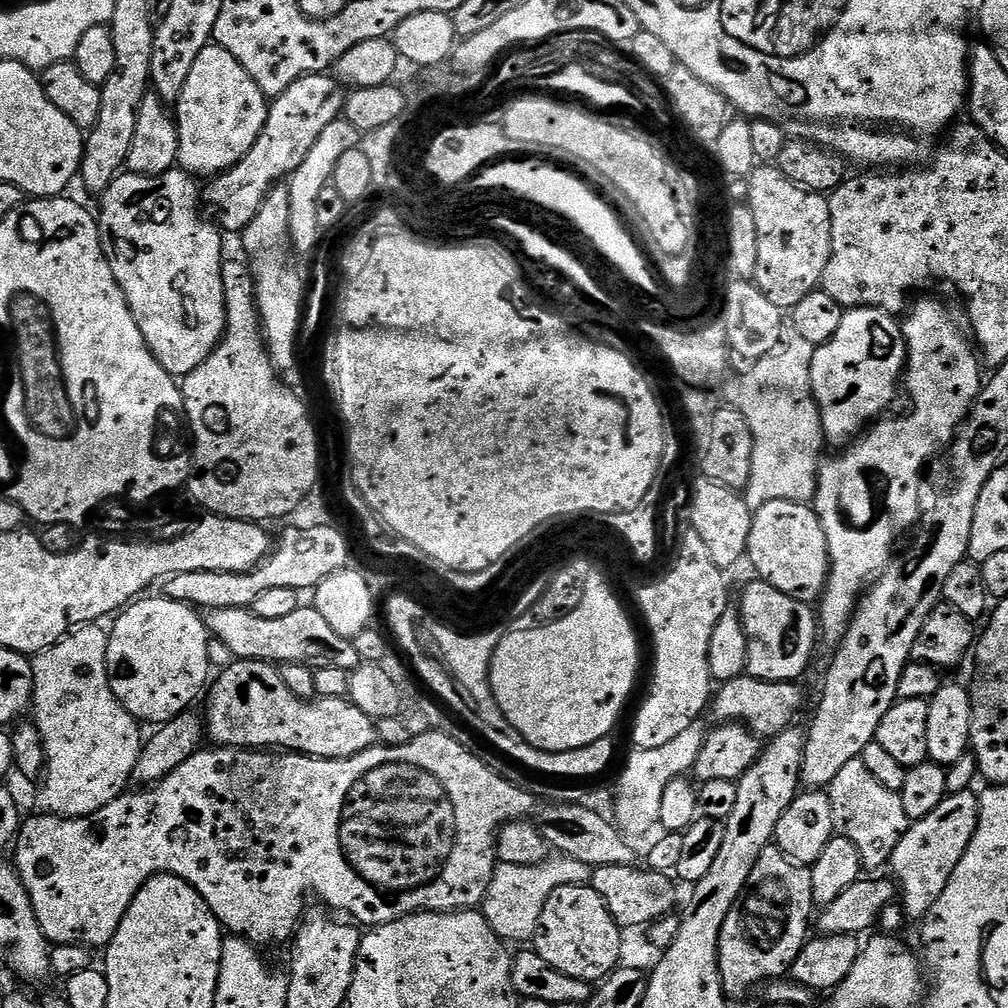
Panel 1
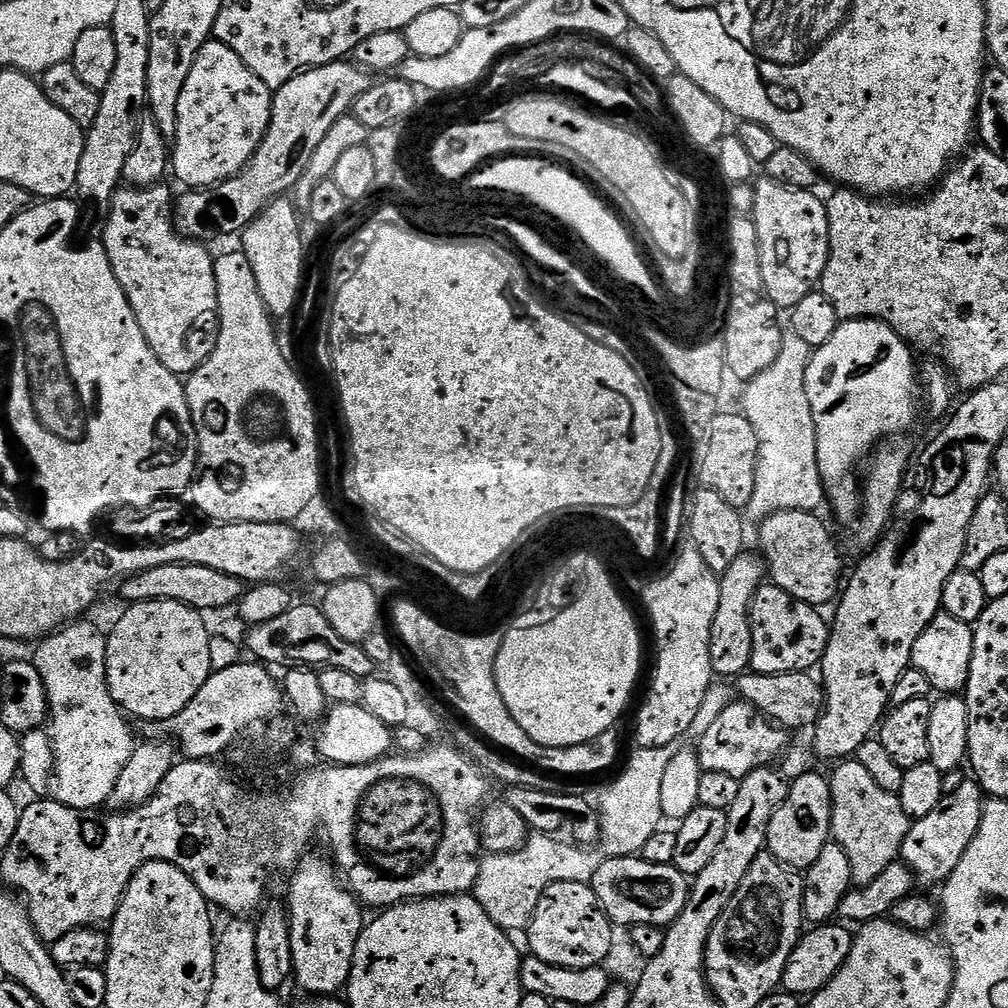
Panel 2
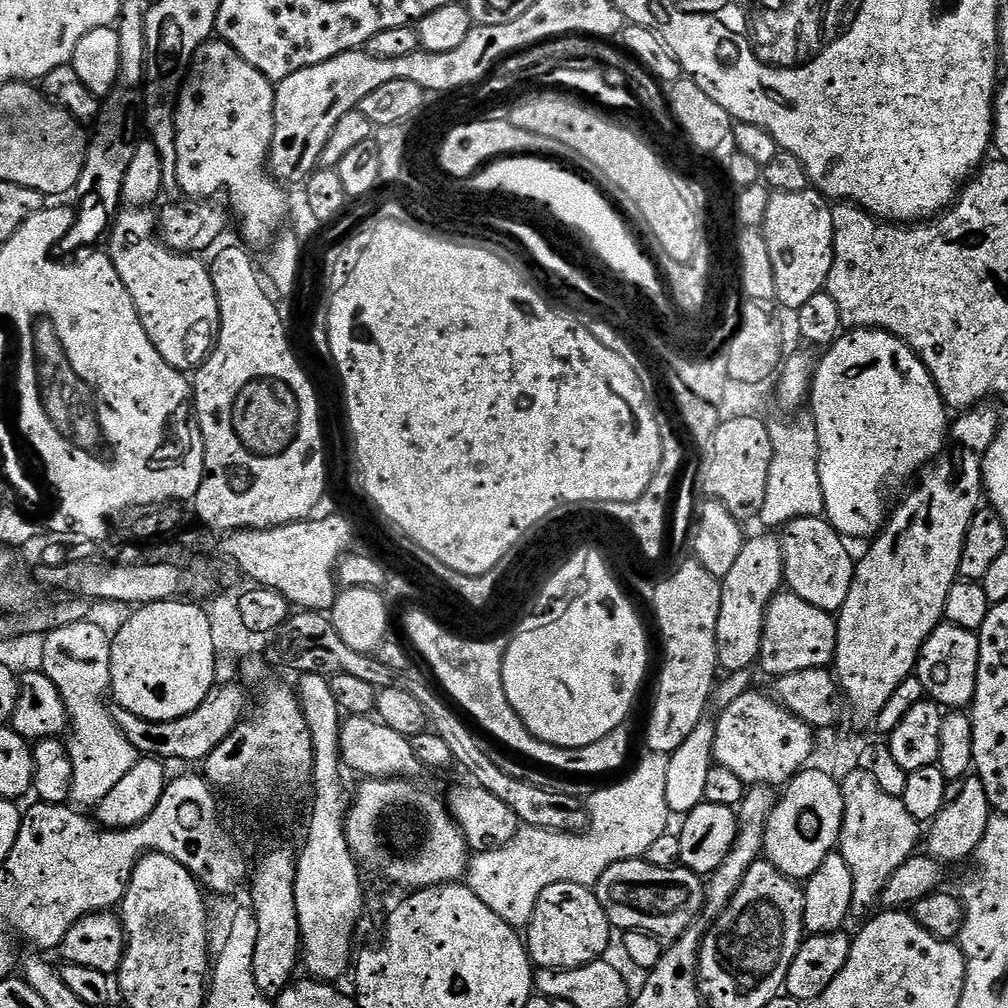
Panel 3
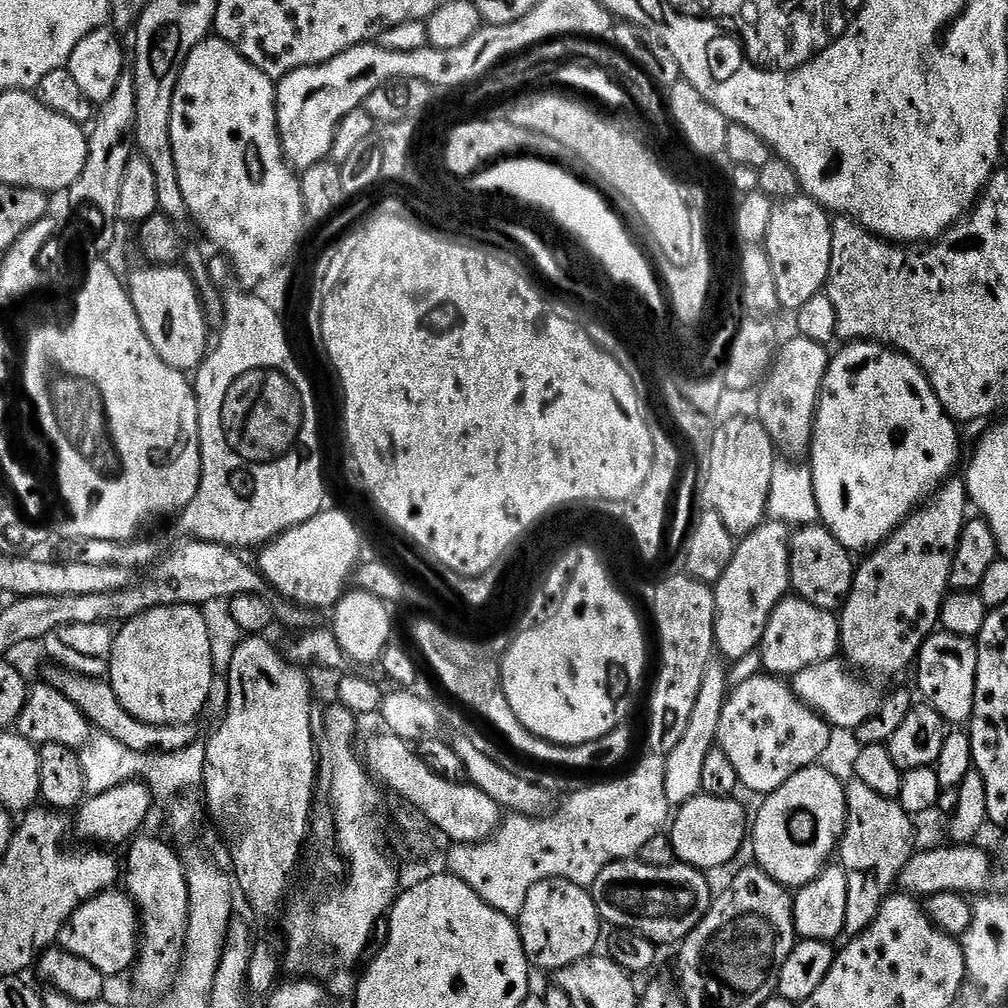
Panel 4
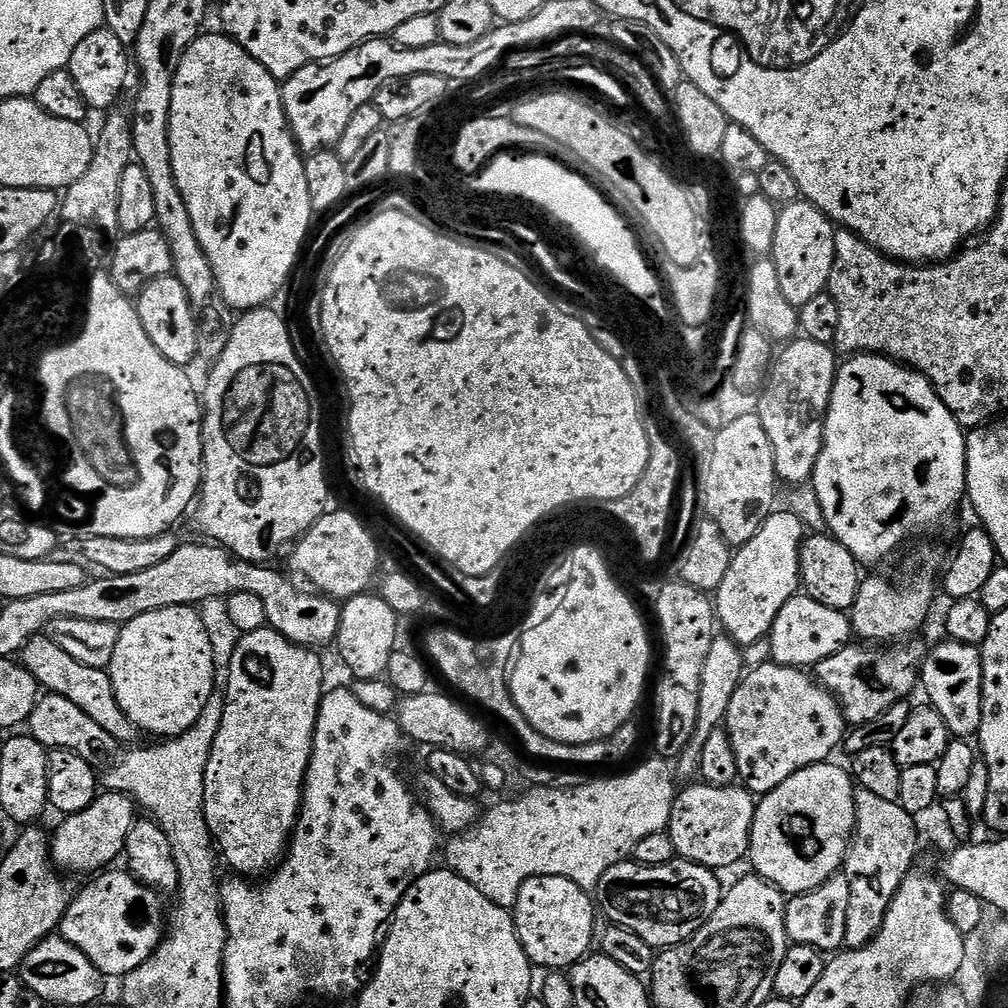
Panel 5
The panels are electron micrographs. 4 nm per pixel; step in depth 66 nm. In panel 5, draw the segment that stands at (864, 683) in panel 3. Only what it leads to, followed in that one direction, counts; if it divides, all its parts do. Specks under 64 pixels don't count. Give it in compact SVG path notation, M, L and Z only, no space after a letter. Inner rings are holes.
M920 542L900 564L896 577L865 575L860 582L858 598L850 609L853 633L864 642L904 642L928 620L932 599L938 596L938 573L942 568L940 552L928 542Z

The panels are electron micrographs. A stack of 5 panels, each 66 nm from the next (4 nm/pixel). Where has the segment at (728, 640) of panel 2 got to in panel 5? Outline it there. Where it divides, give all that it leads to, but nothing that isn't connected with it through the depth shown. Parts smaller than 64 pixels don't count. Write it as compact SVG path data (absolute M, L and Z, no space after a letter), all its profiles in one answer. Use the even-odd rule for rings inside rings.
M776 510L766 518L766 522L762 522L762 530L758 530L750 542L733 551L730 570L726 570L726 578L722 578L722 586L718 586L714 594L714 607L723 635L729 636L741 649L767 637L774 618L778 618L778 610L782 610L782 606L786 606L786 602L790 602L790 598L801 591L800 546L804 543L805 535L804 523L793 512Z

